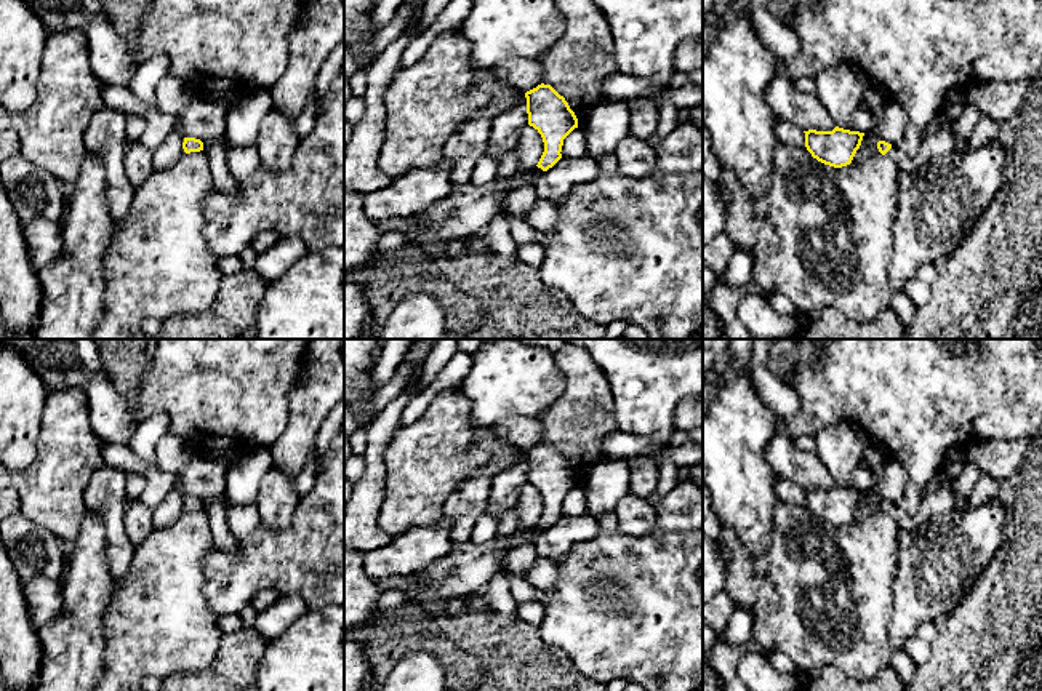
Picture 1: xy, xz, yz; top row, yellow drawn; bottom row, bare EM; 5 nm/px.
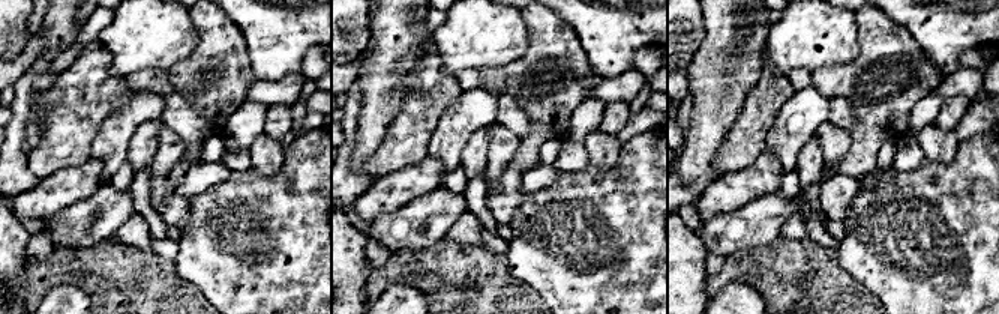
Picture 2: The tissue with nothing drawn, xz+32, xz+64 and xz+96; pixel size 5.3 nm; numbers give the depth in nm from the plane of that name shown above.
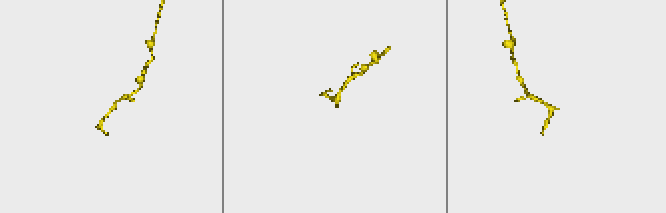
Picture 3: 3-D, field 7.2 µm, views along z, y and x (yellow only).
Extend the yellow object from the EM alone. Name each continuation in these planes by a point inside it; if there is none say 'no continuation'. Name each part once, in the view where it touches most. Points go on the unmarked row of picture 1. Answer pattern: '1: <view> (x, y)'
1: yz (941, 501)

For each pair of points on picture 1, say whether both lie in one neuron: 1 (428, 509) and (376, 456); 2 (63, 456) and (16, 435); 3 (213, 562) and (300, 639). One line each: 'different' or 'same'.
1: different
2: different
3: different

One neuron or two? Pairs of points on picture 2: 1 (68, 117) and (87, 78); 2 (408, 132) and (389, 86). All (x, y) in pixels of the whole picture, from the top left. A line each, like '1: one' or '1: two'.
1: one
2: two

